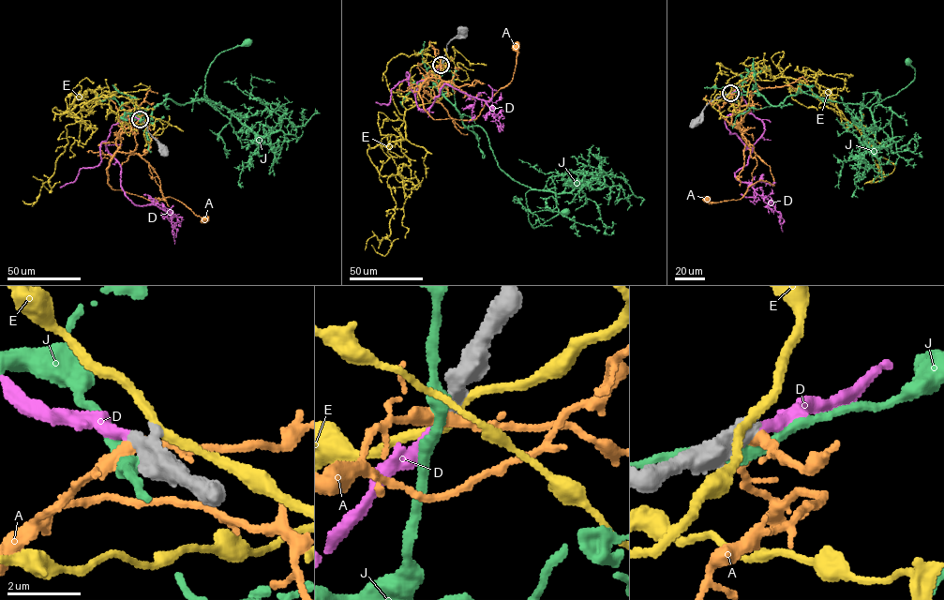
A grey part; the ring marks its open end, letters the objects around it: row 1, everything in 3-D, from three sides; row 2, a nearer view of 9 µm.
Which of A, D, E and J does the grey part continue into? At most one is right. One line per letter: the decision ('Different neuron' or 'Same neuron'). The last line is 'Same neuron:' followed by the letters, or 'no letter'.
A: Different neuron
D: Same neuron
E: Different neuron
J: Different neuron
Same neuron: D

